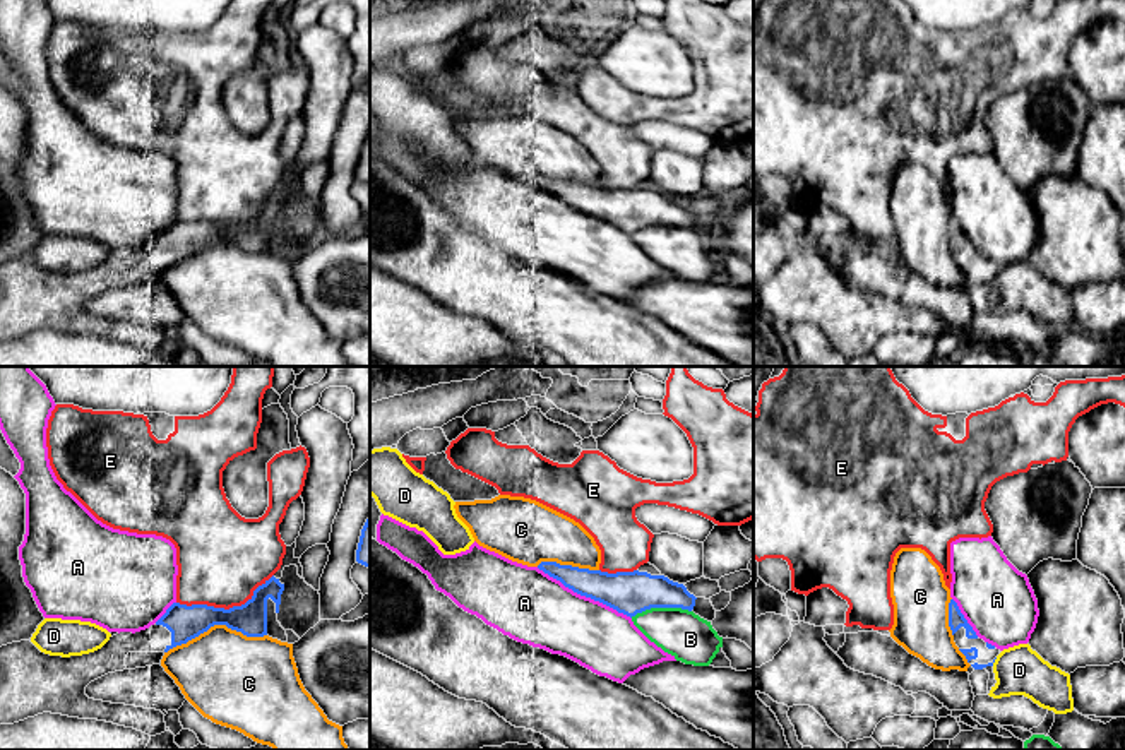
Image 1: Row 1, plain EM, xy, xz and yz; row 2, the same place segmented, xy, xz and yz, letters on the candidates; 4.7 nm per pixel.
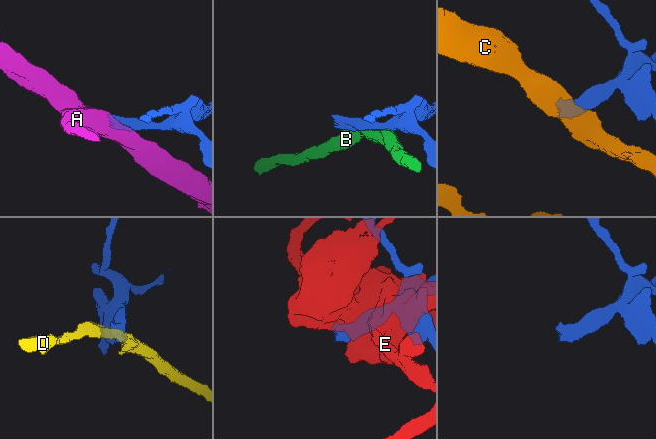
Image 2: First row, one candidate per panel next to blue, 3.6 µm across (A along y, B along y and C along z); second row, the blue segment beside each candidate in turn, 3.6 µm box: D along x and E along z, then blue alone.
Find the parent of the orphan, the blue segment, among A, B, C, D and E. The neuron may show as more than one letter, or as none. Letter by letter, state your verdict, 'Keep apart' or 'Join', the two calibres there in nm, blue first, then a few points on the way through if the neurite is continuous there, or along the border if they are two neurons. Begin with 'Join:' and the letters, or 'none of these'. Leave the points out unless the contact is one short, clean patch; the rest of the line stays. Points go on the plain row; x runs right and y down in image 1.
Join: none of these
A: Keep apart. Thickness 200 nm (blue) against 340 nm
B: Keep apart. Thickness 200 nm (blue) against 220 nm
C: Keep apart. Thickness 160 nm (blue) against 420 nm
D: Keep apart. Thickness 30 nm (blue) against 240 nm
E: Keep apart. Thickness 160 nm (blue) against 420 nm

